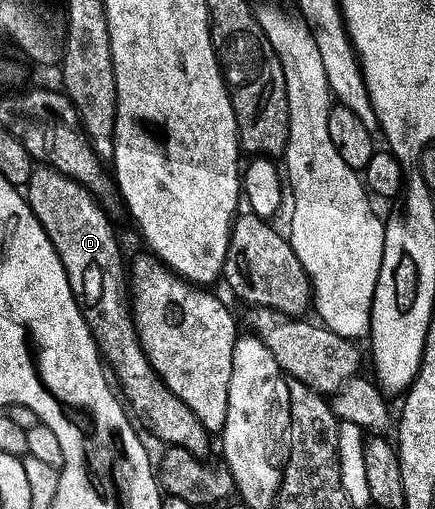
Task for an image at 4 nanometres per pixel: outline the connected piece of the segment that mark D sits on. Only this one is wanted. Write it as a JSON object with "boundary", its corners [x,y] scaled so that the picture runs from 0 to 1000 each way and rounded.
{"boundary":[[[85,324],[64,356],[60,387],[64,407],[97,440],[106,464],[115,464],[115,479],[124,479],[152,527],[170,589],[184,599],[189,621],[255,733],[276,747],[274,764],[280,774],[285,764],[283,780],[299,798],[303,792],[306,811],[313,809],[372,866],[386,868],[377,872],[418,880],[451,900],[476,902],[487,884],[490,855],[359,737],[359,725],[331,695],[313,658],[290,580],[290,519],[276,503],[267,452],[246,417],[221,399],[228,397],[223,383],[161,354],[161,346],[143,346],[143,338],[117,334],[113,326]]]}

